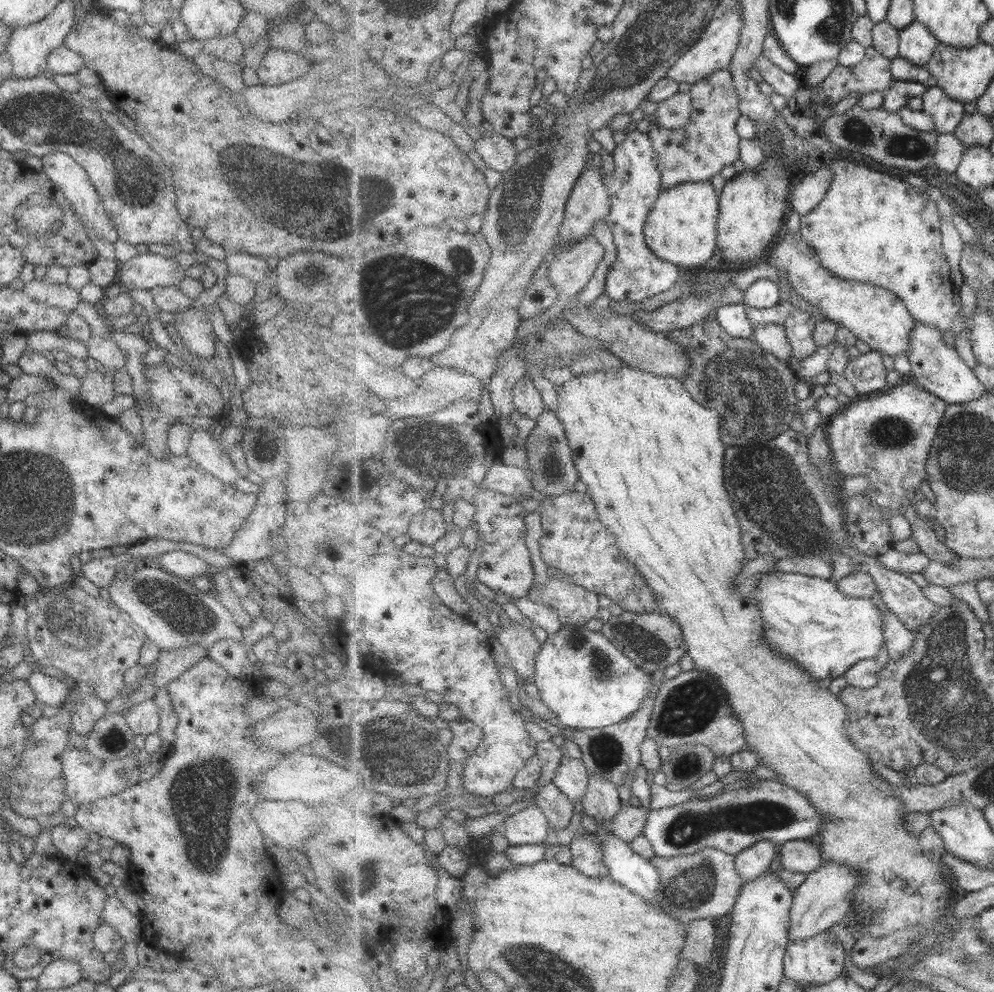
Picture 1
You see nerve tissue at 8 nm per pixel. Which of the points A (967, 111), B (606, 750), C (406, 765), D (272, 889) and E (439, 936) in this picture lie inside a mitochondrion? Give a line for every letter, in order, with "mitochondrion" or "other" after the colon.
A: other
B: mitochondrion
C: mitochondrion
D: other
E: other

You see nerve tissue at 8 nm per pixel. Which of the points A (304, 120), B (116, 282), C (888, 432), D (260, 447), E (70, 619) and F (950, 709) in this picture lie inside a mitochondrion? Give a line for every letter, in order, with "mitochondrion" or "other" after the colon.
A: other
B: other
C: mitochondrion
D: other
E: mitochondrion
F: mitochondrion

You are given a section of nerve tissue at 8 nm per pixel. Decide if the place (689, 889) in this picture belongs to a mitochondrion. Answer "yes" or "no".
yes

